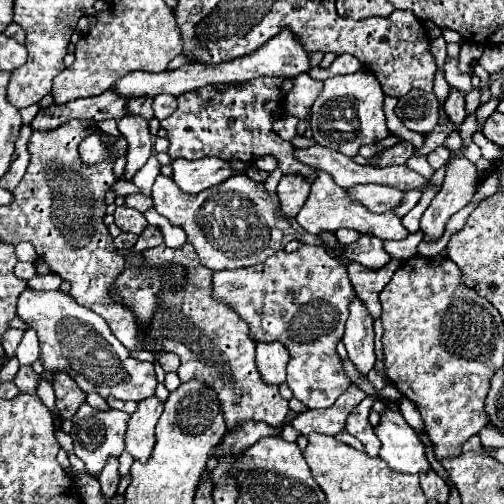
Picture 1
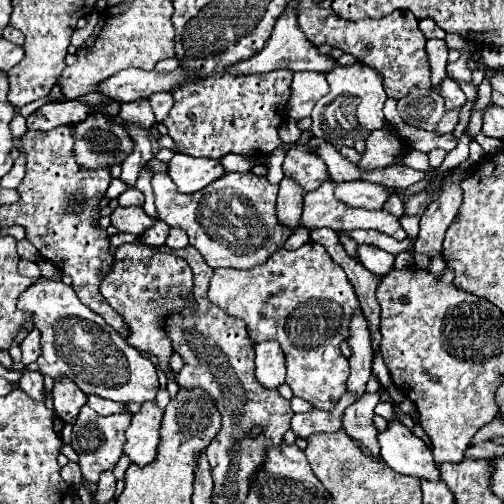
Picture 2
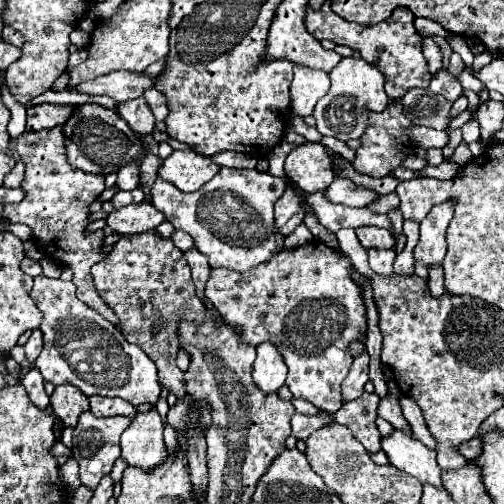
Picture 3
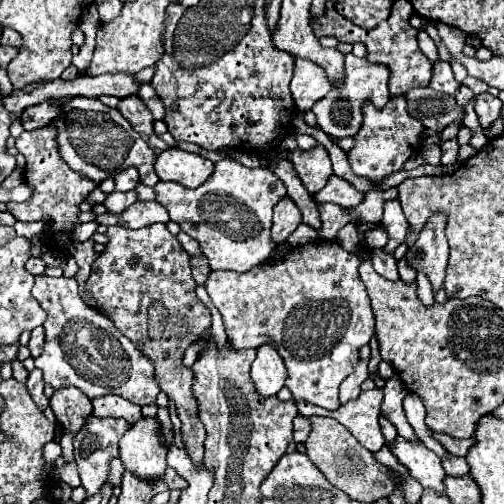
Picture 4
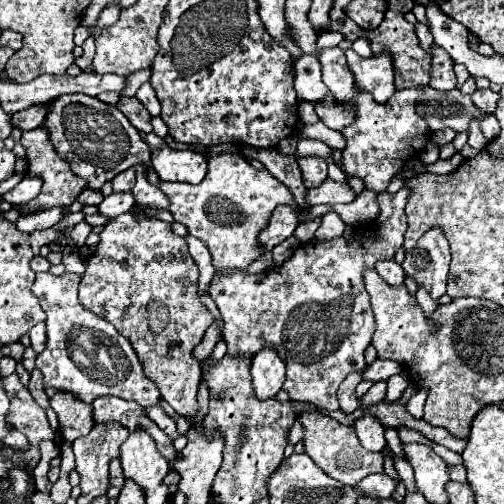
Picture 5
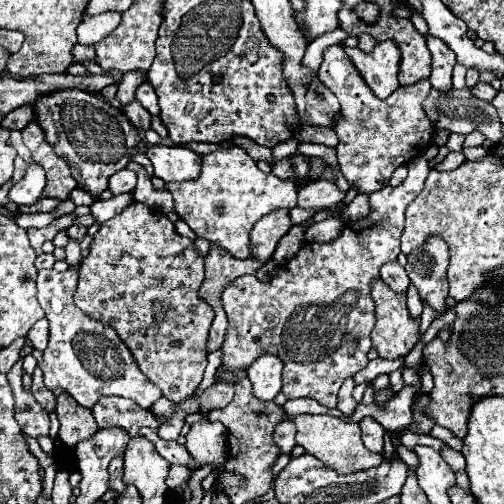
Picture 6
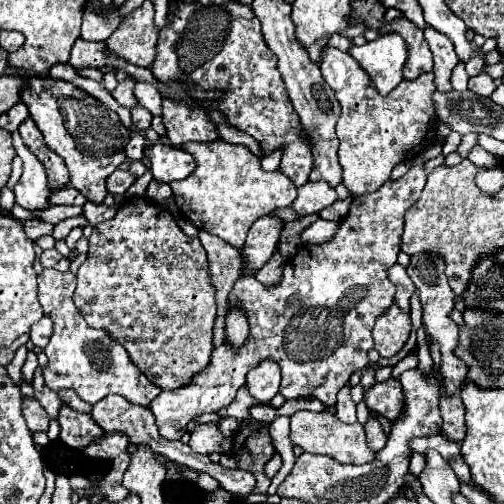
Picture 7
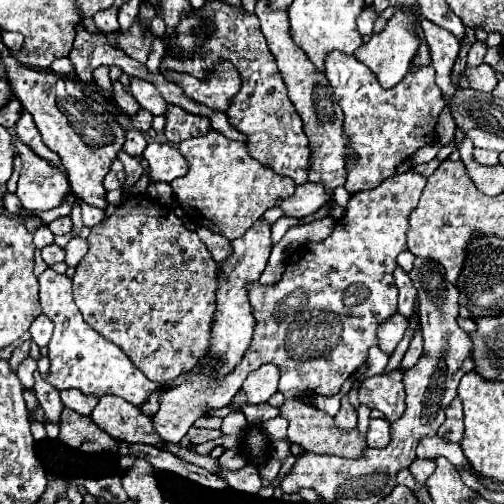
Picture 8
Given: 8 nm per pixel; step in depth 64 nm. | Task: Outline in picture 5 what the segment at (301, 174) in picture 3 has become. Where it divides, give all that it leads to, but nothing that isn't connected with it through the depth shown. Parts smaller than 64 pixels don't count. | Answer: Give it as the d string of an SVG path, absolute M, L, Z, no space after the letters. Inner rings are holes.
M298 158L298 164L300 164L300 170L302 170L302 178L304 178L304 184L306 188L316 188L320 186L324 180L326 180L326 160L324 158Z

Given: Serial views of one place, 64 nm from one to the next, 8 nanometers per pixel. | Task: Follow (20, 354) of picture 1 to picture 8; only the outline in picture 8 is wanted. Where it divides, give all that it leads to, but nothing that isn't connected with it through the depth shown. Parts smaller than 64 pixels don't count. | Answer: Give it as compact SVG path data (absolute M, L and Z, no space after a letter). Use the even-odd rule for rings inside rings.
M44 314L36 316L36 318L34 318L34 322L32 322L32 326L30 326L32 340L34 340L40 348L44 348L44 346L50 342L52 328L54 328L54 324L52 324L52 320L50 320L48 316L44 316Z

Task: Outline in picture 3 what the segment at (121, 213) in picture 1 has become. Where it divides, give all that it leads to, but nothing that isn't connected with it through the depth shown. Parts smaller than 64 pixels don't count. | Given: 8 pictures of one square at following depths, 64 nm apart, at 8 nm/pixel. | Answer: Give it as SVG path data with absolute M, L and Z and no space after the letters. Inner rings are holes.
M140 202L140 204L130 204L126 208L114 210L108 214L106 224L118 232L118 234L138 234L138 232L148 232L154 230L164 222L164 216L160 210L154 208L150 202Z

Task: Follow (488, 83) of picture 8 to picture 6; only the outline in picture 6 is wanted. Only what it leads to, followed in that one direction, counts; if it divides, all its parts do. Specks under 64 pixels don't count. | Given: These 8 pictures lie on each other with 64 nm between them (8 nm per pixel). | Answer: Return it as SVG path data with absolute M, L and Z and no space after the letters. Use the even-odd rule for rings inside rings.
M478 82L474 88L470 88L470 92L480 98L480 100L486 100L490 102L494 96L496 96L496 90L492 88L492 84L486 84L486 82Z

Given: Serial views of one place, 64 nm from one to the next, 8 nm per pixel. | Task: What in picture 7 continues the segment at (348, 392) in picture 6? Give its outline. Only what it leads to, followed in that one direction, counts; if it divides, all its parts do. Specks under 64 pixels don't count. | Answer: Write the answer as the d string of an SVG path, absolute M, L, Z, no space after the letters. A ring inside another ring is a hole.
M348 384L338 392L336 408L338 408L336 418L338 418L340 422L346 422L346 424L356 422L356 404L354 404L352 398L350 398L350 386L348 386Z

